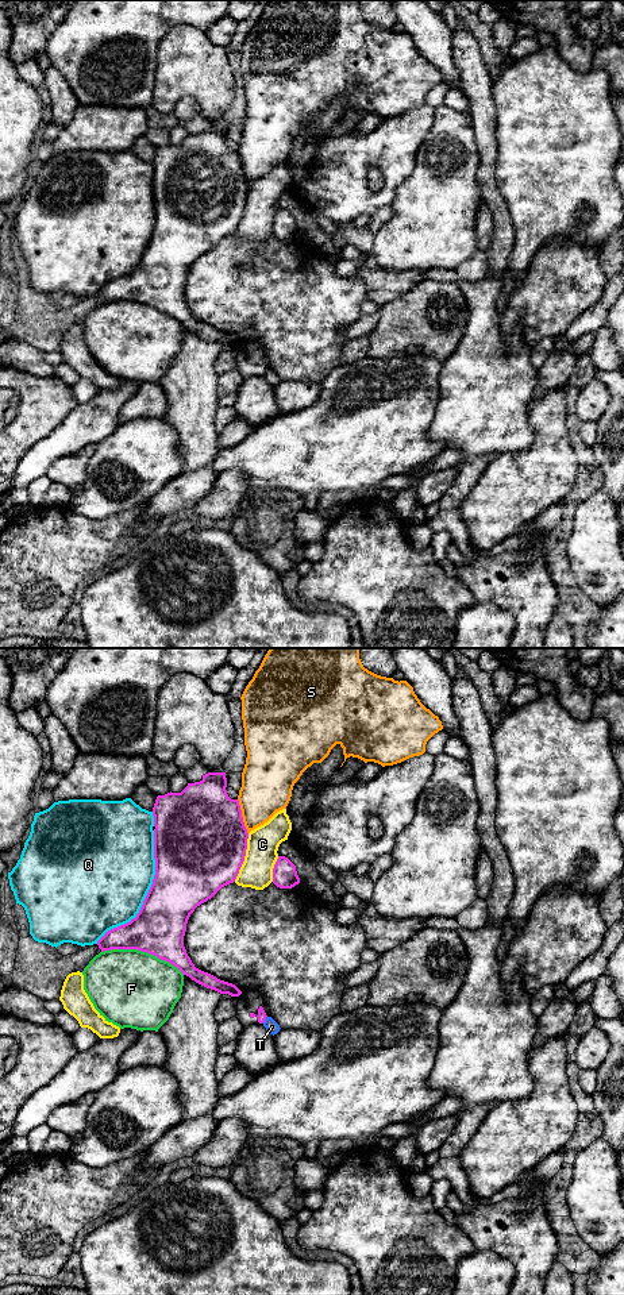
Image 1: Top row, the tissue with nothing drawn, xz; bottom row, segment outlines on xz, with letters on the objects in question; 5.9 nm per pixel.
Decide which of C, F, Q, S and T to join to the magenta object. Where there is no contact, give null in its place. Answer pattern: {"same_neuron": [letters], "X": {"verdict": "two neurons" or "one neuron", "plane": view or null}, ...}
{"same_neuron": [], "C": {"verdict": "two neurons", "plane": "xz"}, "F": {"verdict": "two neurons", "plane": "xz"}, "Q": {"verdict": "two neurons", "plane": "xz"}, "S": {"verdict": "two neurons", "plane": "xz"}, "T": {"verdict": "two neurons", "plane": "xz"}}

